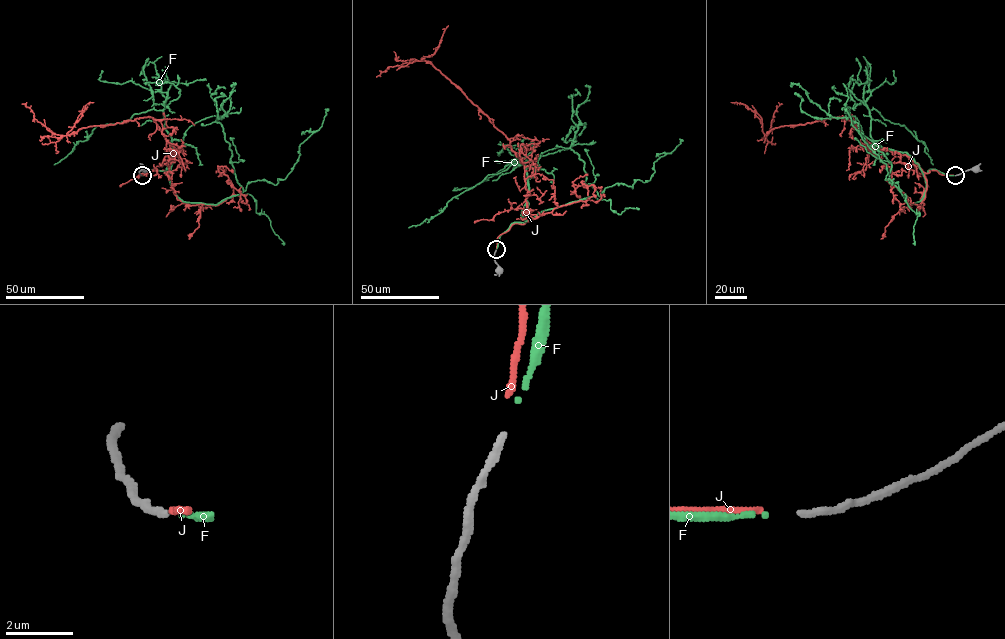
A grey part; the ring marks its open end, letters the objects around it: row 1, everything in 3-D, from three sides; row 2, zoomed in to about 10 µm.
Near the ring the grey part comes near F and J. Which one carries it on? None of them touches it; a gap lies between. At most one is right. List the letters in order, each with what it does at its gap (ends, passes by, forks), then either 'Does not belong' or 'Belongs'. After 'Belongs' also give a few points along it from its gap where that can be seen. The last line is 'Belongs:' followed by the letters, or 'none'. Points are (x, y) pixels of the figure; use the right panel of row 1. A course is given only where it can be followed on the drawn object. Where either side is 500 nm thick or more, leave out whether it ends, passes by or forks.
F: It ends there. Belongs. Its course: (954, 175), (924, 173), (907, 153), (926, 187), (922, 199), (908, 204), (844, 109)
J: It ends there. Does not belong
Belongs: F

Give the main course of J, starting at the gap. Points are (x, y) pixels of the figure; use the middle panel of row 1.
J: (496, 248), (500, 235), (525, 222), (524, 165), (509, 140), (430, 63), (389, 66), (376, 77)

